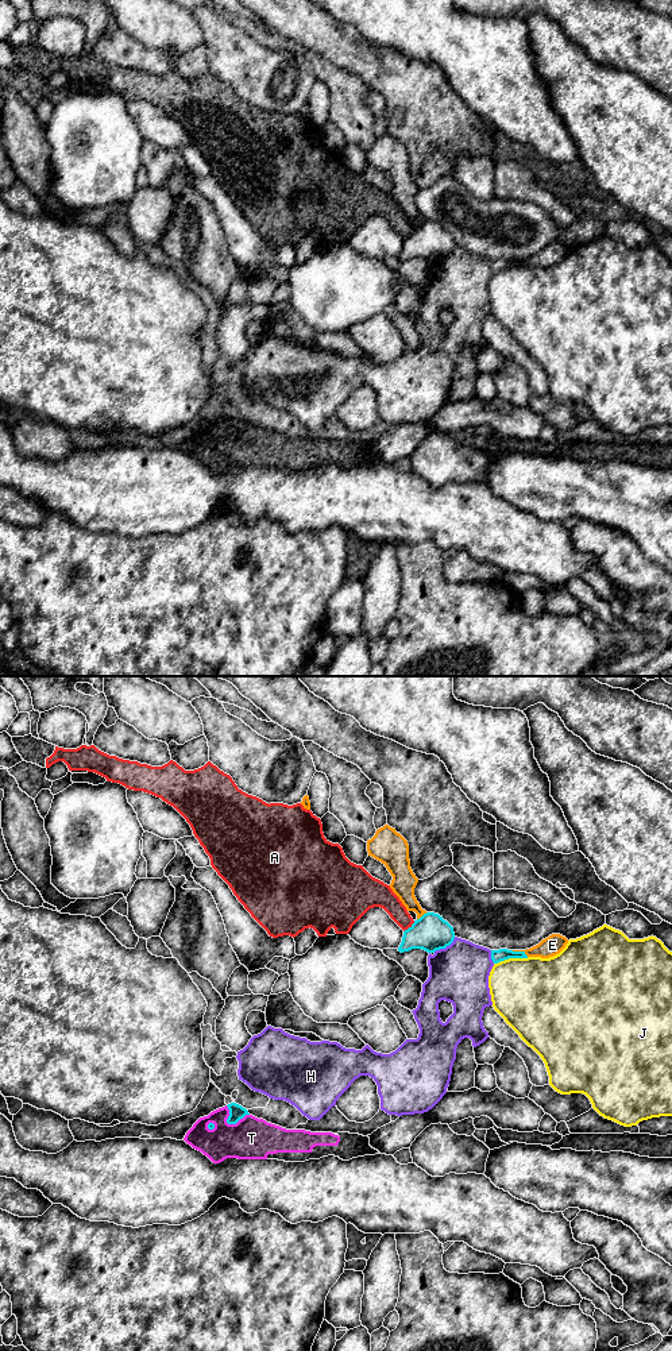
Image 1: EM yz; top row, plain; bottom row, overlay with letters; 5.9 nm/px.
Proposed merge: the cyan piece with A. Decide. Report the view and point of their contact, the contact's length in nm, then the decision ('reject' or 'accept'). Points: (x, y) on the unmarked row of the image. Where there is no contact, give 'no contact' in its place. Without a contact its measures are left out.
contact yz (409, 236); length 100 nm; reject

